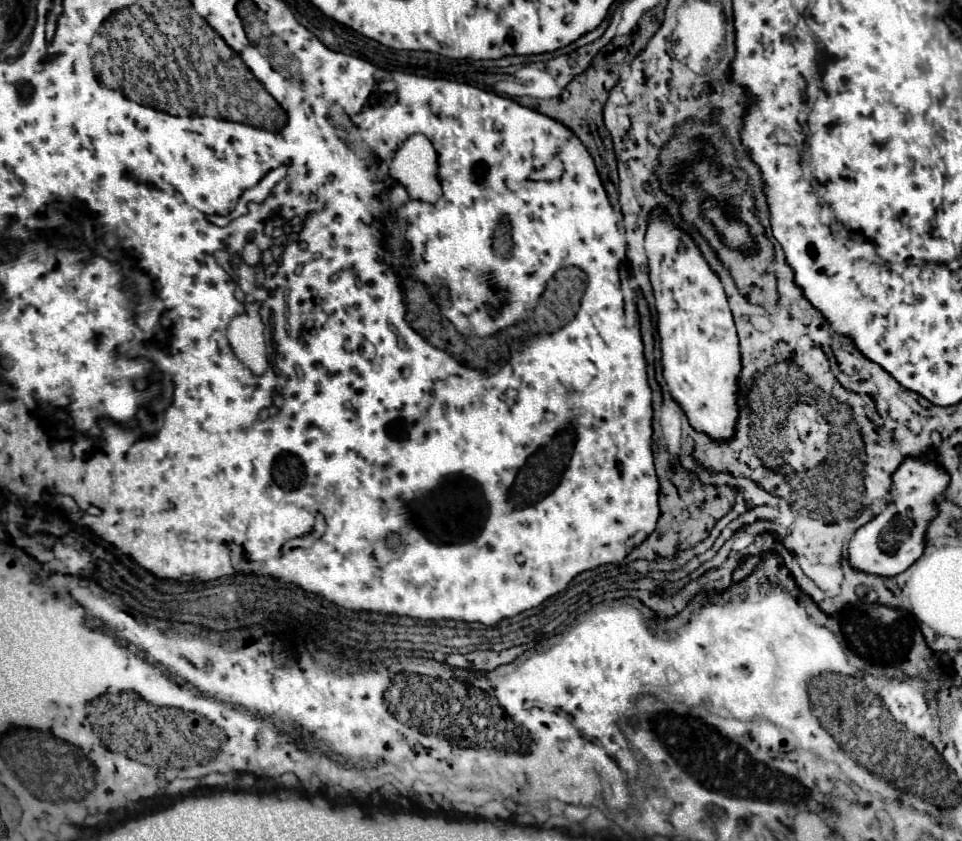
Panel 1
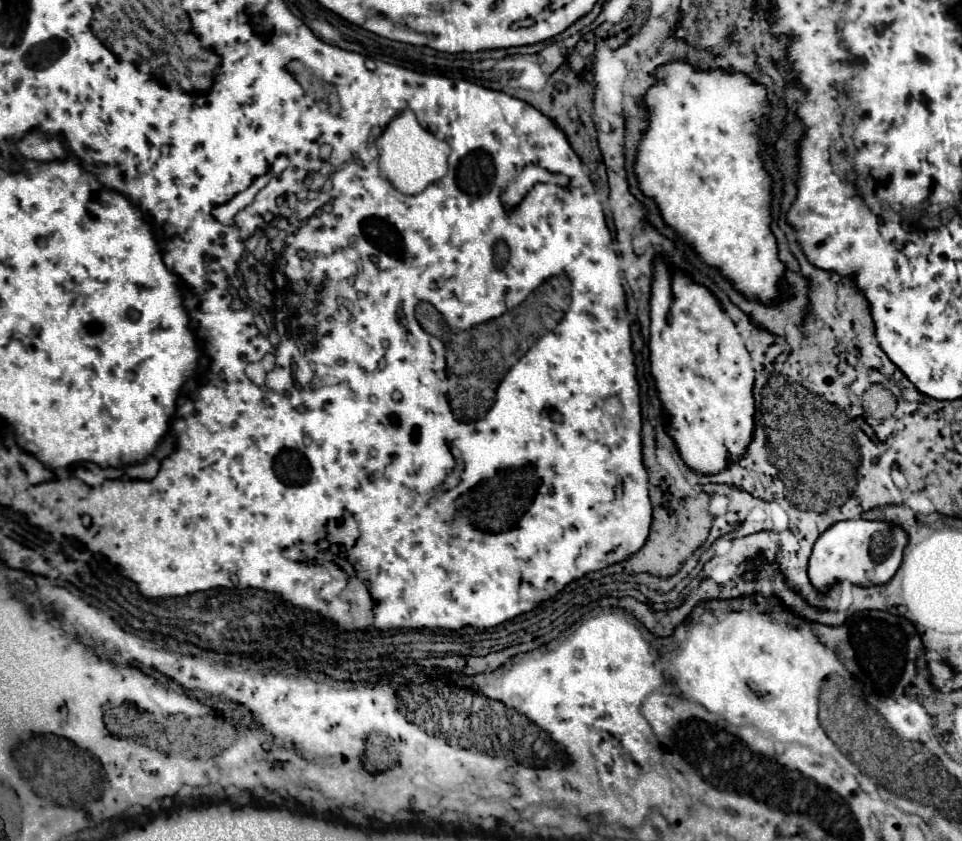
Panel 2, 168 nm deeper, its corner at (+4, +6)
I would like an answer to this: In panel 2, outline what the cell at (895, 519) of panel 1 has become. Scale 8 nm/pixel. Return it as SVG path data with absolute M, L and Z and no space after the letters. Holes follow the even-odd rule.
M845 520L829 526L815 542L809 558L809 580L825 594L837 582L851 582L857 586L879 586L887 584L901 566L903 548L907 534L901 526L891 522L869 522L869 520Z

